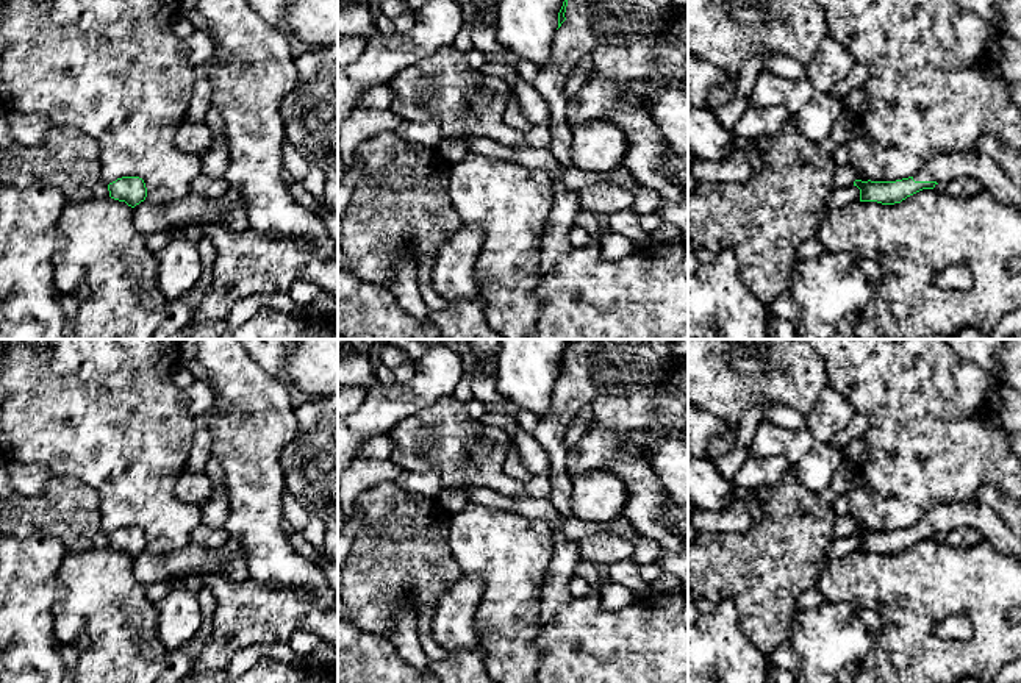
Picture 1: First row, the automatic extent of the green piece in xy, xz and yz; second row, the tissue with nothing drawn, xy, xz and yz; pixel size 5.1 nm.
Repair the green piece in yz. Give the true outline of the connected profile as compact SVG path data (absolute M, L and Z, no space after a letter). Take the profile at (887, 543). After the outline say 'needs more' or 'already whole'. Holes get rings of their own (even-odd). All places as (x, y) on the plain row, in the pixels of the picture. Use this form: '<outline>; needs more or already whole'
M977 500L971 503L943 503L932 506L908 528L896 531L855 530L854 536L860 539L860 552L894 555L922 539L949 535L962 525L977 528L983 535L983 539L998 552L1021 560L1021 538L1010 531L990 506Z; needs more

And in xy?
M122 527L108 535L109 547L119 552L125 552L134 558L147 547L147 538L139 527Z; already whole

